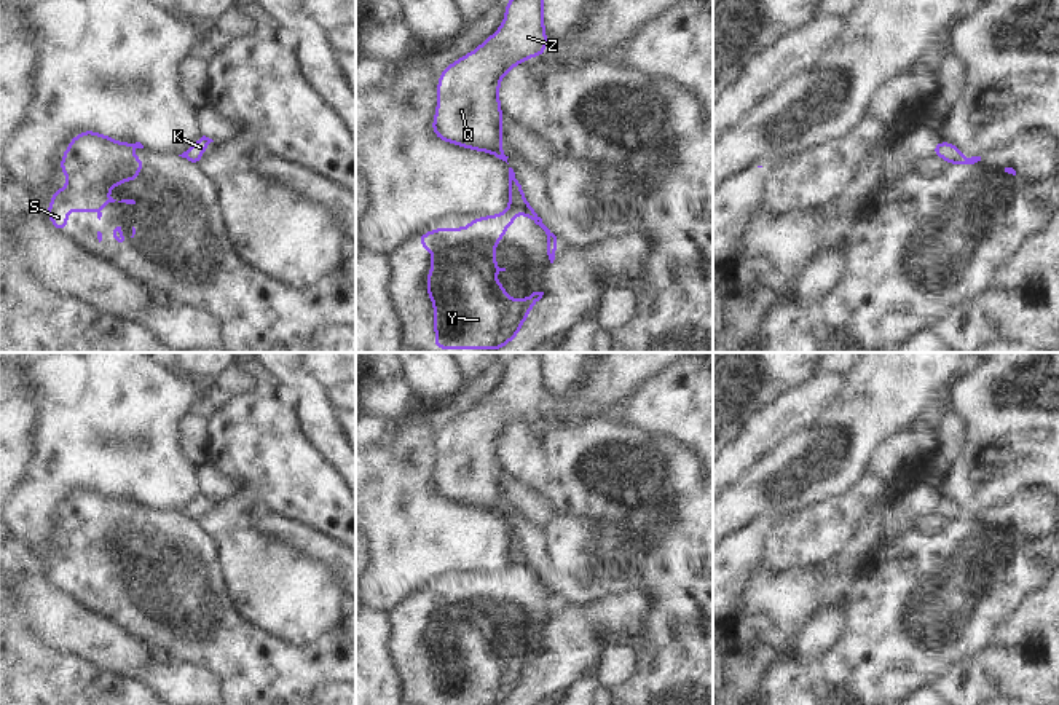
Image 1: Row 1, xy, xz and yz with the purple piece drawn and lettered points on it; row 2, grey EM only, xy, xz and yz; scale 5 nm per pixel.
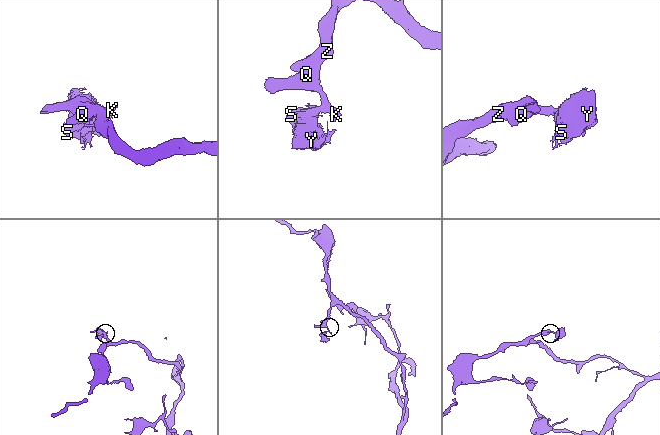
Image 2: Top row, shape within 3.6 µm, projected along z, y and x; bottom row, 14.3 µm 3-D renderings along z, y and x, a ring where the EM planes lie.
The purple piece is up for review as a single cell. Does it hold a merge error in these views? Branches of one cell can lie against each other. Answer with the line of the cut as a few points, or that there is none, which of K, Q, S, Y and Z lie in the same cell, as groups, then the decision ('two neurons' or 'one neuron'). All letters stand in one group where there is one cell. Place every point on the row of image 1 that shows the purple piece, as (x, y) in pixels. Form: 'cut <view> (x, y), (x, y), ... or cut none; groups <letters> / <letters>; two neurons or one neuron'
cut yz (962, 155), (949, 163); groups K Q Z / S Y; two neurons

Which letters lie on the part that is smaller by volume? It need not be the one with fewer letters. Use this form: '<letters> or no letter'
S, Y

